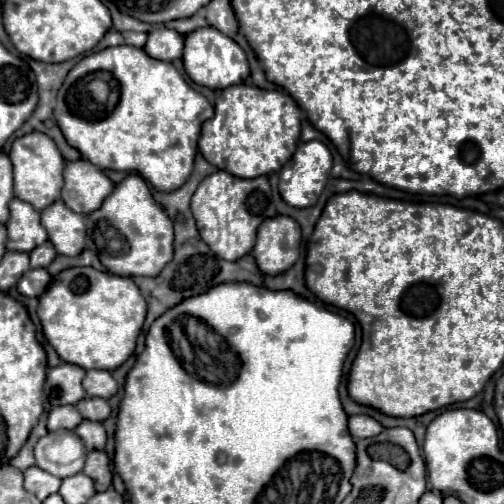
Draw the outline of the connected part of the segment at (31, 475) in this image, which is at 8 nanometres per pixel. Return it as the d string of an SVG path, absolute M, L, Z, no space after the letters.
M30 466L26 472L24 472L24 488L34 494L38 500L44 500L46 496L58 492L60 488L60 478L52 476L50 472L44 472L42 468L38 466Z

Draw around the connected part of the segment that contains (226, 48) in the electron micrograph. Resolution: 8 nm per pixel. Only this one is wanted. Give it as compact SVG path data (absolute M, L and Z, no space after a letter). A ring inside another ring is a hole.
M204 26L204 28L198 28L190 34L186 34L182 60L184 60L184 68L186 68L188 76L196 84L208 86L212 90L228 88L232 84L242 84L250 76L250 68L248 68L244 50L230 36L222 34L220 30L216 30L212 26Z

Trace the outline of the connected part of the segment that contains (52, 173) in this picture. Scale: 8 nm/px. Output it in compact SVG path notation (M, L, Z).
M30 132L14 140L10 150L10 160L14 164L14 196L32 204L36 210L44 210L48 204L56 202L60 198L62 190L62 172L64 172L64 158L56 146L56 142L42 134L42 132Z

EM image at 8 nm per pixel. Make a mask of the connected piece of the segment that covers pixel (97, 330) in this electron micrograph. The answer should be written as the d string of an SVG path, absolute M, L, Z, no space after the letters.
M90 266L66 268L52 278L52 284L40 296L38 318L46 340L62 360L84 370L114 370L136 348L136 338L146 318L146 300L132 278L100 272Z

